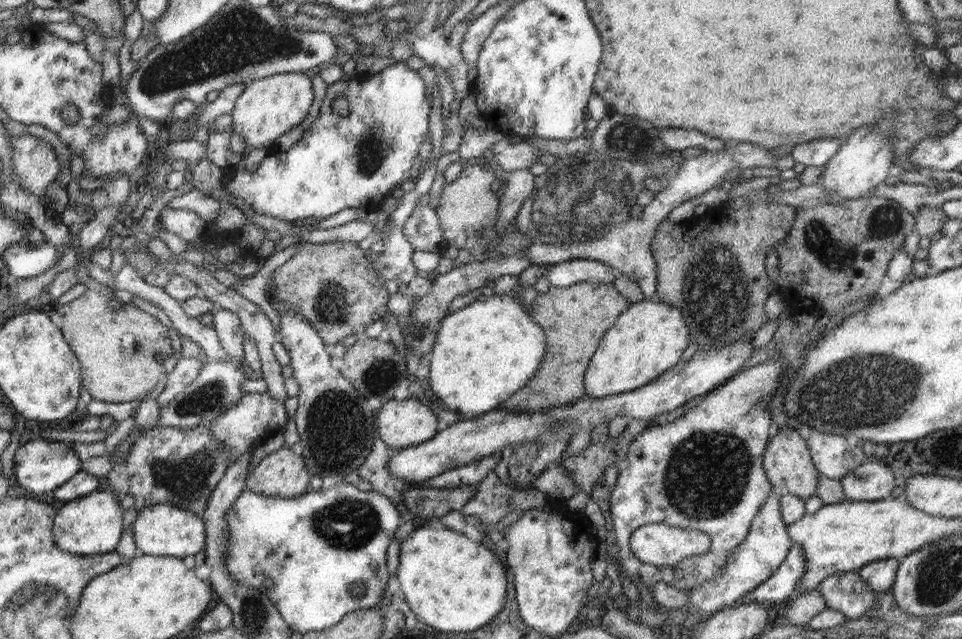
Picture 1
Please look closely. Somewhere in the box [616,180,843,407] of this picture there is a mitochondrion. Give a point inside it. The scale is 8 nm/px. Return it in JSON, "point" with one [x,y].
{"point":[713,288]}

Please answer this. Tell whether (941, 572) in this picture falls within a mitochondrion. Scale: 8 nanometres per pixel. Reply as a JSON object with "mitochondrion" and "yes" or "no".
{"mitochondrion":"yes"}

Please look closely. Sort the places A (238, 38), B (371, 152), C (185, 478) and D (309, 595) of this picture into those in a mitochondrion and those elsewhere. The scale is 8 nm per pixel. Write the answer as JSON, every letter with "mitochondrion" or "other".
{"A":"mitochondrion","B":"mitochondrion","C":"mitochondrion","D":"other"}

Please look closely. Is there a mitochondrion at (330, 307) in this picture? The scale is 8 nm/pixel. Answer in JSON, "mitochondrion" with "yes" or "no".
{"mitochondrion":"yes"}

